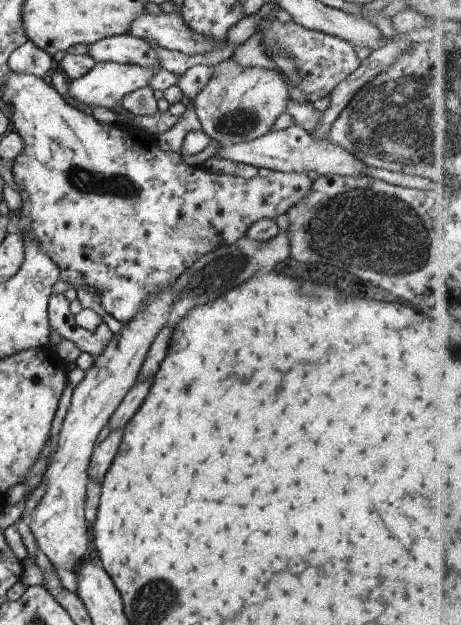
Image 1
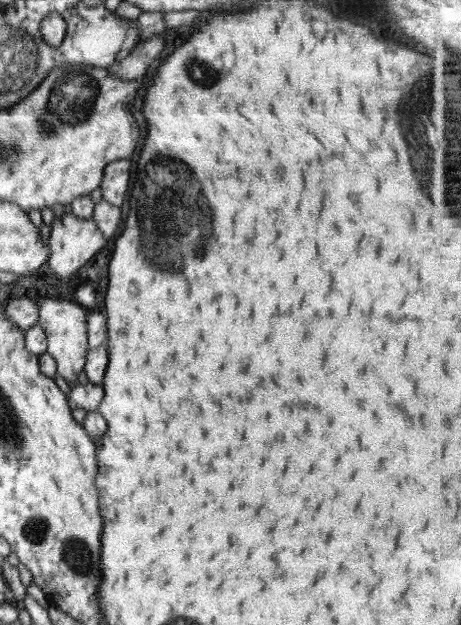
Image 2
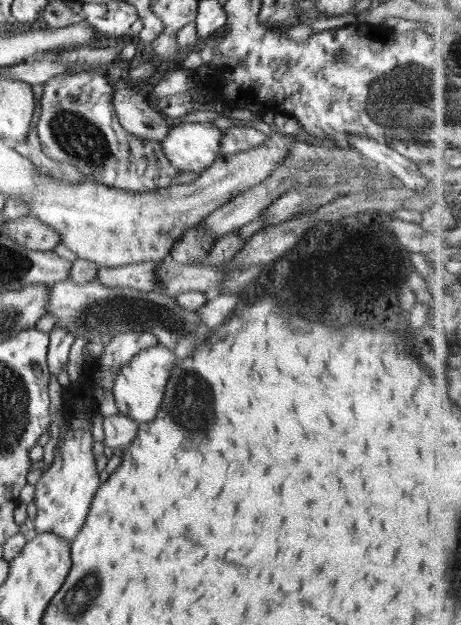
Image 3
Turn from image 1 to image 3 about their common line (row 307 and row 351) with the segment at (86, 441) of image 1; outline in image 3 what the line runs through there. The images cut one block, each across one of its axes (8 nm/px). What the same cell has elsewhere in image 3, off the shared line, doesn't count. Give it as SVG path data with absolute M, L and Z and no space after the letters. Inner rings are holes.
M158 344L139 352L128 361L128 364L124 364L112 384L112 393L120 414L137 423L152 422L160 410L168 378L172 376L172 368L178 365L178 360L177 354Z

